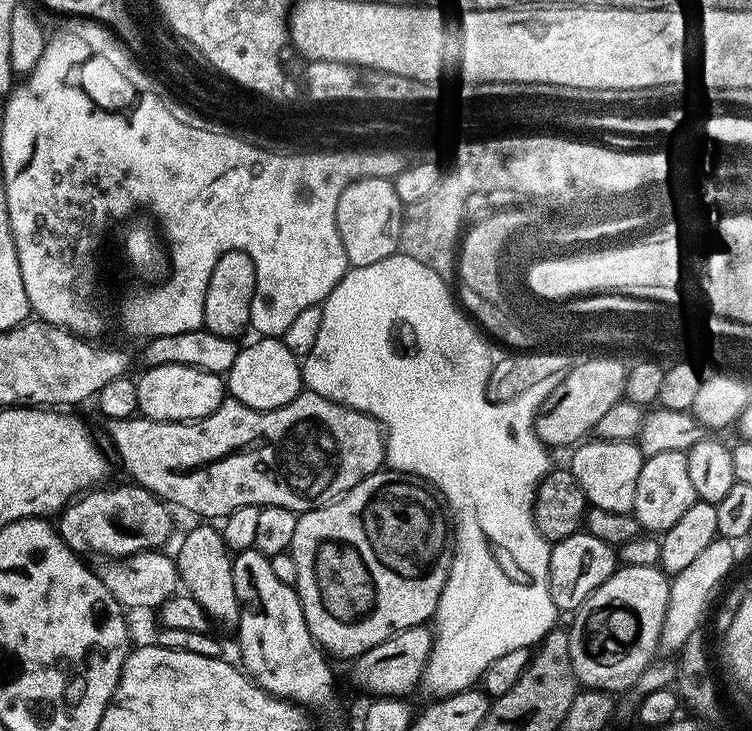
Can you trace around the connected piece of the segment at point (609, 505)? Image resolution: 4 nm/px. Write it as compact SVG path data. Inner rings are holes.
M592 438L581 443L572 456L570 471L584 492L584 499L593 508L607 512L631 513L634 486L645 462L645 455L635 443L626 440L601 440ZM581 447L581 448L580 448ZM580 448L580 449L579 449Z

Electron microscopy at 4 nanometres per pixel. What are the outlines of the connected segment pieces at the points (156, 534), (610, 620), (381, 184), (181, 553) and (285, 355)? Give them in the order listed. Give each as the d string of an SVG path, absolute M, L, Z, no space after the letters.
M135 482L127 483L117 488L97 486L77 496L59 513L58 531L73 552L97 552L95 555L100 558L119 558L164 546L168 535L174 532L174 524L166 524L166 518L174 518L169 505L158 506L160 499L153 492Z
M620 566L598 590L594 590L580 603L571 617L572 628L567 629L570 660L577 681L584 688L597 688L603 692L621 694L634 689L642 674L657 659L662 634L662 622L666 618L666 602L670 580L656 566Z
M389 177L362 178L350 182L342 190L336 206L337 232L349 265L352 268L374 266L374 262L382 262L382 258L397 255L401 221L402 203Z
M200 522L184 536L180 549L174 552L176 569L180 575L183 591L200 603L206 610L209 621L225 624L235 629L240 623L240 603L238 590L234 590L233 553L229 551L219 527L211 528L211 523Z
M256 338L253 344L244 344L234 366L226 373L226 392L239 404L265 412L286 406L302 390L302 364L280 338Z

